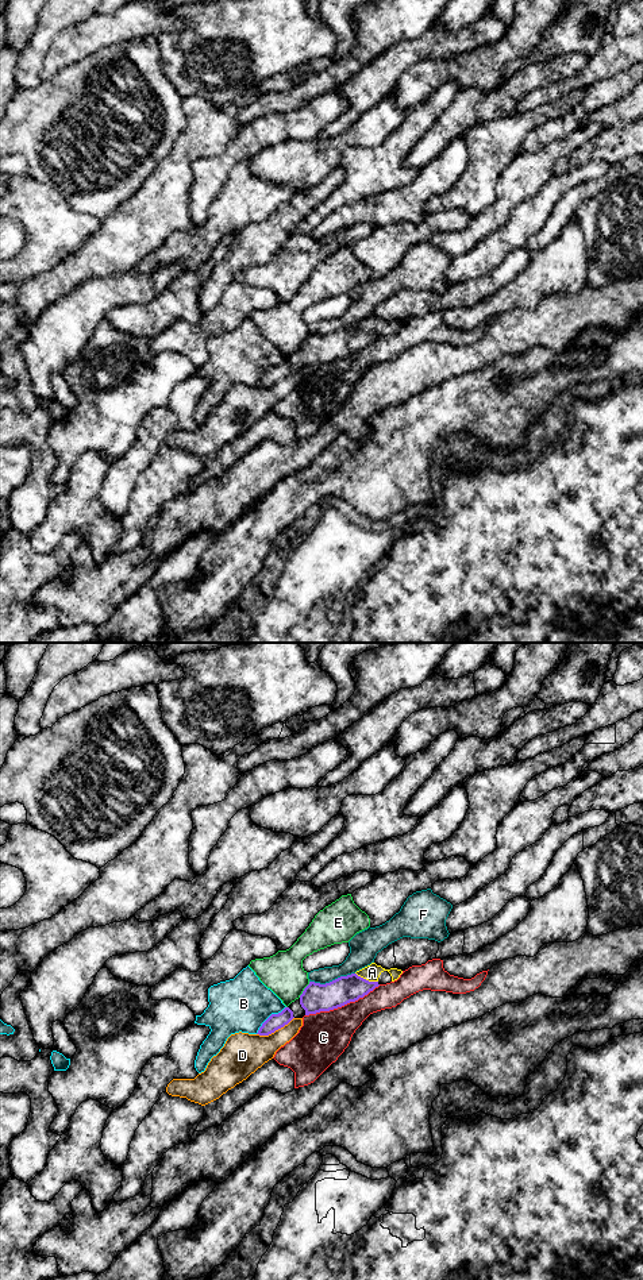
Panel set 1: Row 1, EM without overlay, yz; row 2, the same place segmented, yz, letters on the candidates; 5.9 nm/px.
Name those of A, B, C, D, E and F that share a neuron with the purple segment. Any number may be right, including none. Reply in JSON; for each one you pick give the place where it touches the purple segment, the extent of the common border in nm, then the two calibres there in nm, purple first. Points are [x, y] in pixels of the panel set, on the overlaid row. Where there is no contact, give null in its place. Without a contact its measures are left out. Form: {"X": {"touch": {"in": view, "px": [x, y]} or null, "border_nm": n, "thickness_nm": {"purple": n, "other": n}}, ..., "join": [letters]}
{"A": {"touch": {"in": "yz", "px": [365, 979]}, "border_nm": 150, "thickness_nm": {"purple": 160, "other": 100}}, "join": ["A"]}

